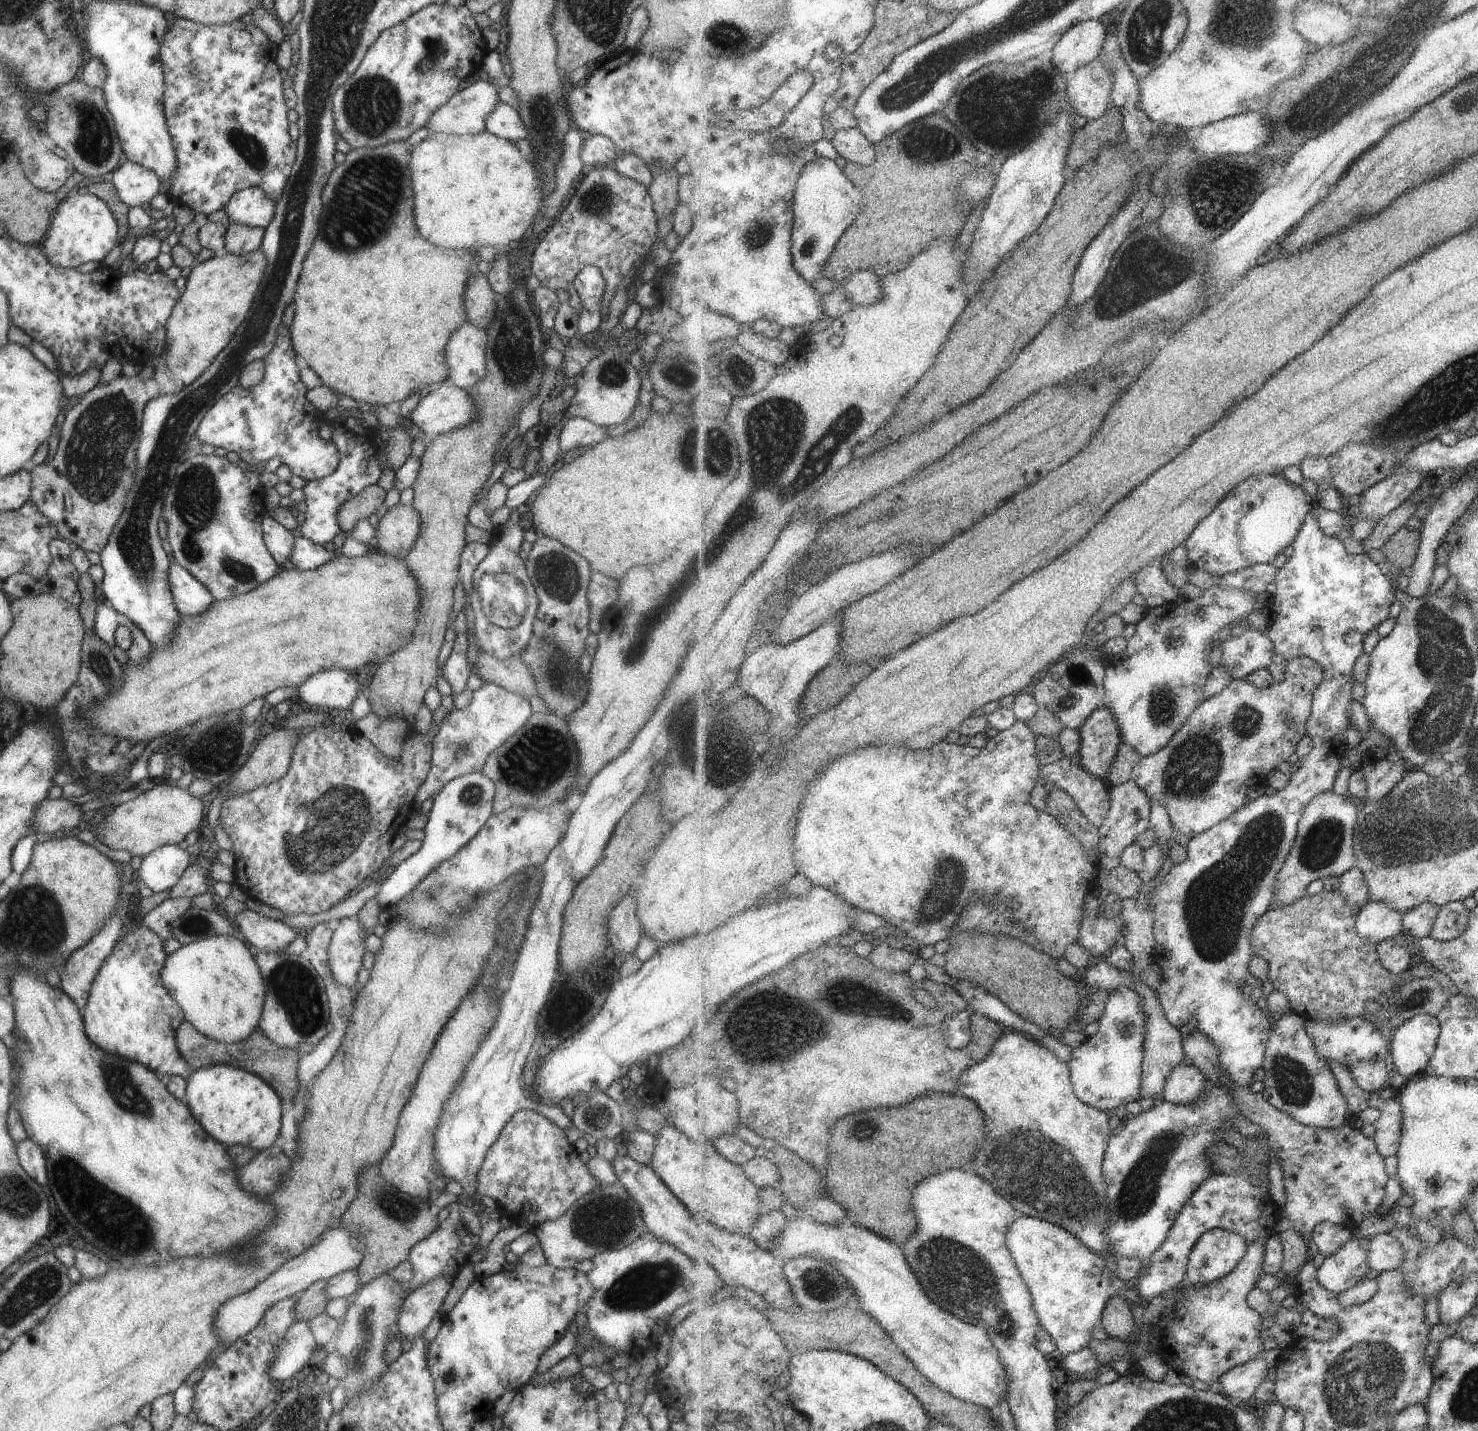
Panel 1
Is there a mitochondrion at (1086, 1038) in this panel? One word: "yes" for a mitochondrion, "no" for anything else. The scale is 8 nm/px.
no

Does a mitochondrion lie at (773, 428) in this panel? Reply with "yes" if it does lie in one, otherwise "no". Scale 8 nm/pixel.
yes

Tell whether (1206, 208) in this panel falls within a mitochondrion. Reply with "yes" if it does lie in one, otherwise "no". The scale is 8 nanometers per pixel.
yes

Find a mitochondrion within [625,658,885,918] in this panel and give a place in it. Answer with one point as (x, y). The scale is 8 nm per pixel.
(719, 768)

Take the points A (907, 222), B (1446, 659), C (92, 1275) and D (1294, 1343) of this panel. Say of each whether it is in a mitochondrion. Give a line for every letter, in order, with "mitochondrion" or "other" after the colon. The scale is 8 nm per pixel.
A: other
B: mitochondrion
C: other
D: other

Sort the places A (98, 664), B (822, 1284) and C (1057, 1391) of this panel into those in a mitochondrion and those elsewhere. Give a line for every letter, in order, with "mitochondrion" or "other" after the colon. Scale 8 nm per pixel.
A: mitochondrion
B: mitochondrion
C: other

